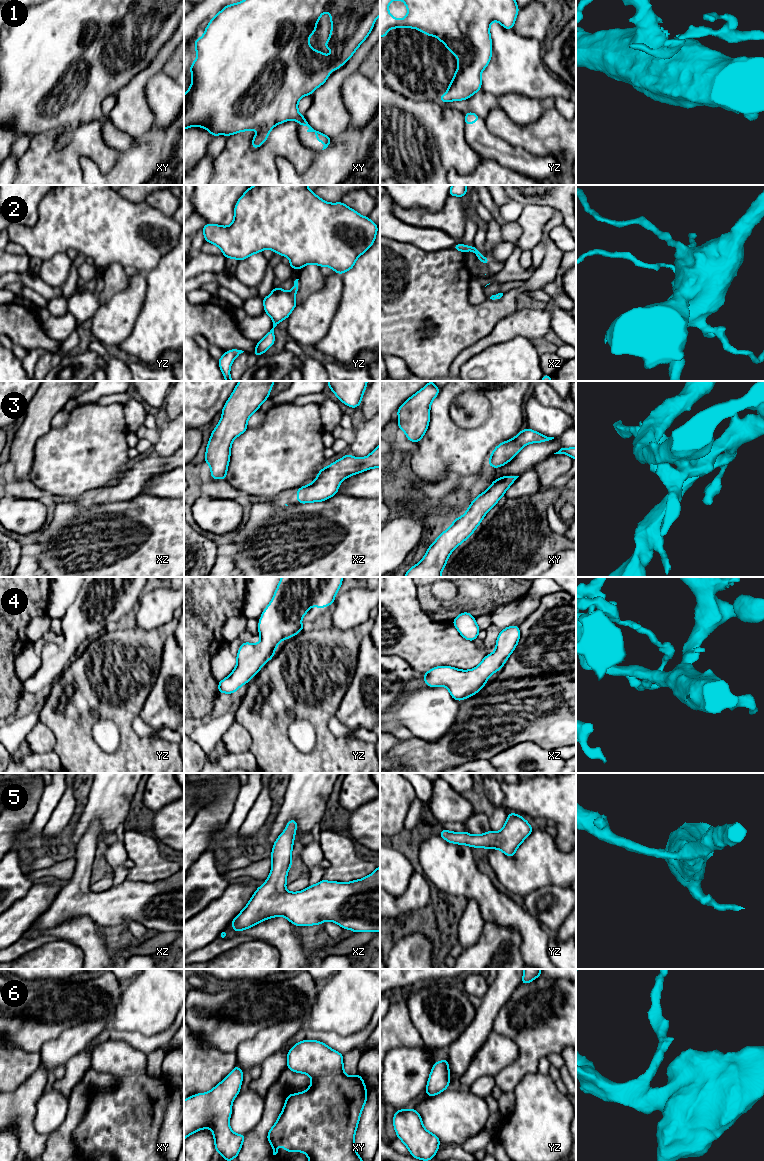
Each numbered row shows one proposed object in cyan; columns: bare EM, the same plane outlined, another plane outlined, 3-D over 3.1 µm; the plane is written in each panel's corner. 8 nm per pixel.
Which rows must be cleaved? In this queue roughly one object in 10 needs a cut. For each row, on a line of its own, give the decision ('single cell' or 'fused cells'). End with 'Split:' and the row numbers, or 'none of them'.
1: single cell
2: single cell
3: single cell
4: single cell
5: single cell
6: single cell
Split: none of them

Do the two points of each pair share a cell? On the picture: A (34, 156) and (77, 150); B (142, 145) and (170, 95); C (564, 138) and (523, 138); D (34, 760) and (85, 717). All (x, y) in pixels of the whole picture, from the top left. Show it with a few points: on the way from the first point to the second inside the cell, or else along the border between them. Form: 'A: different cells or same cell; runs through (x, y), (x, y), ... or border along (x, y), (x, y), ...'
A: same cell; runs through (45, 156), (66, 156)
B: different cells; border along (173, 121), (164, 129), (159, 129), (155, 126)
C: same cell; runs through (554, 138), (533, 138)
D: different cells; border along (52, 751), (61, 762)

